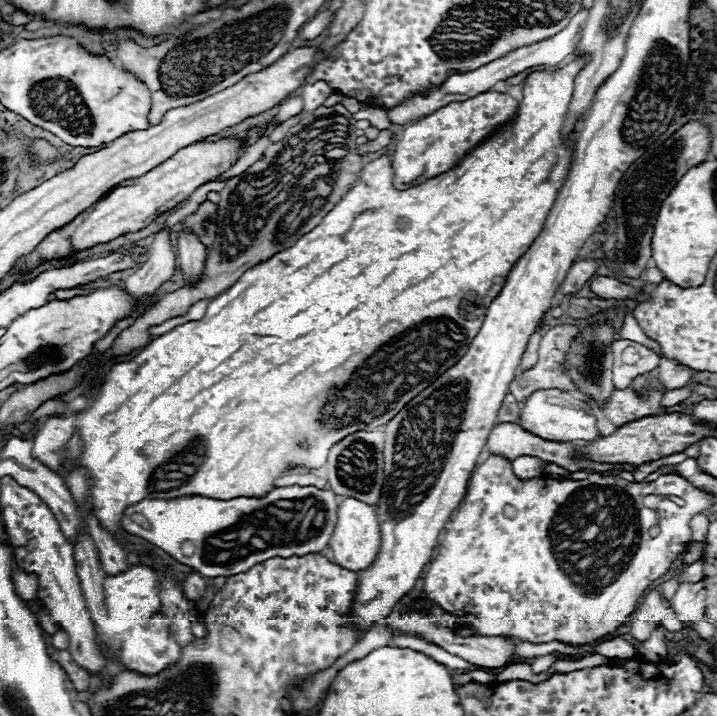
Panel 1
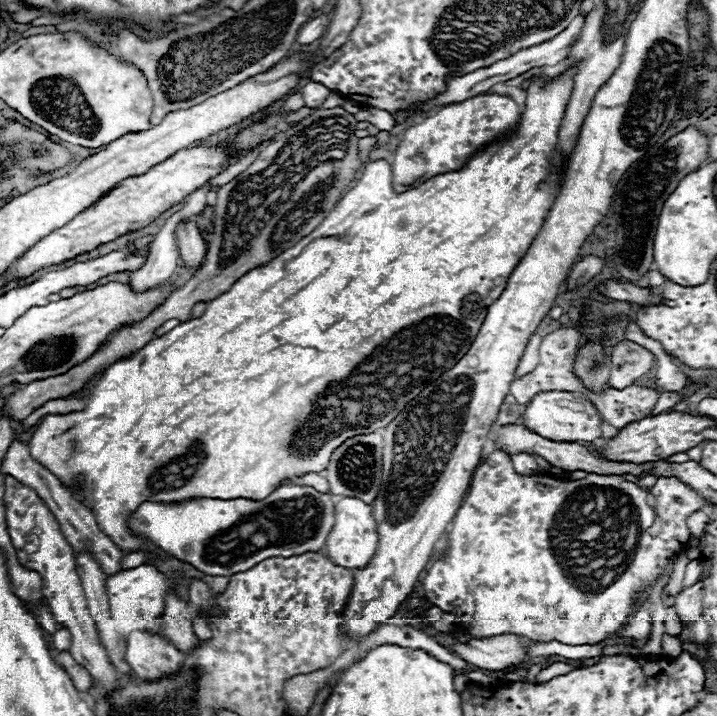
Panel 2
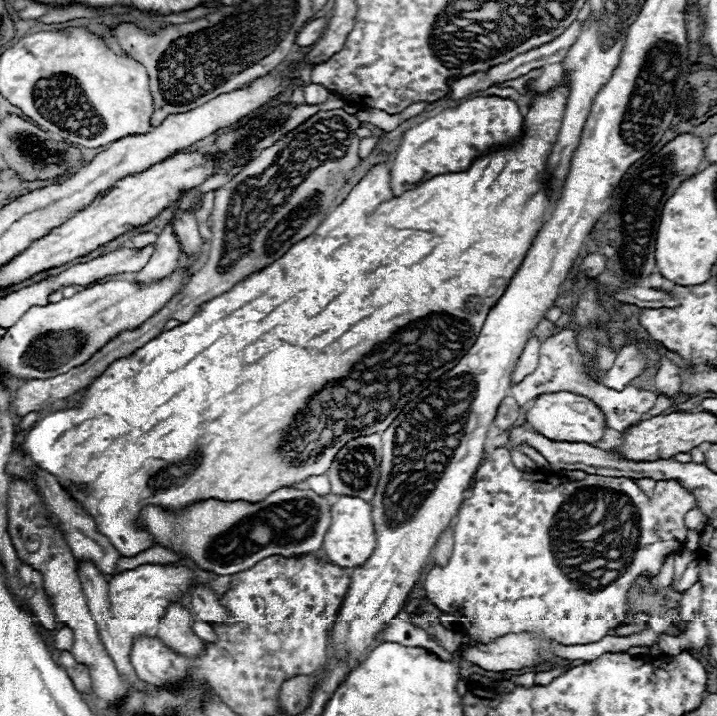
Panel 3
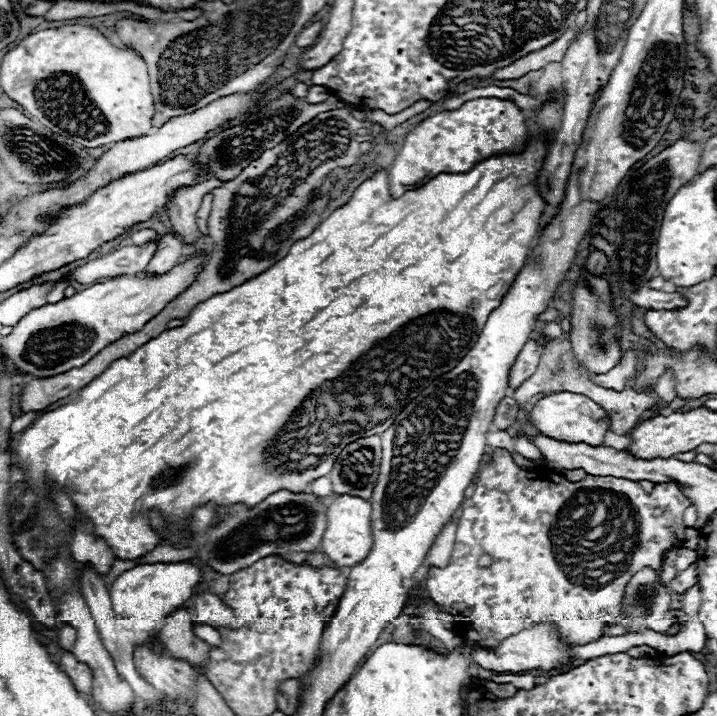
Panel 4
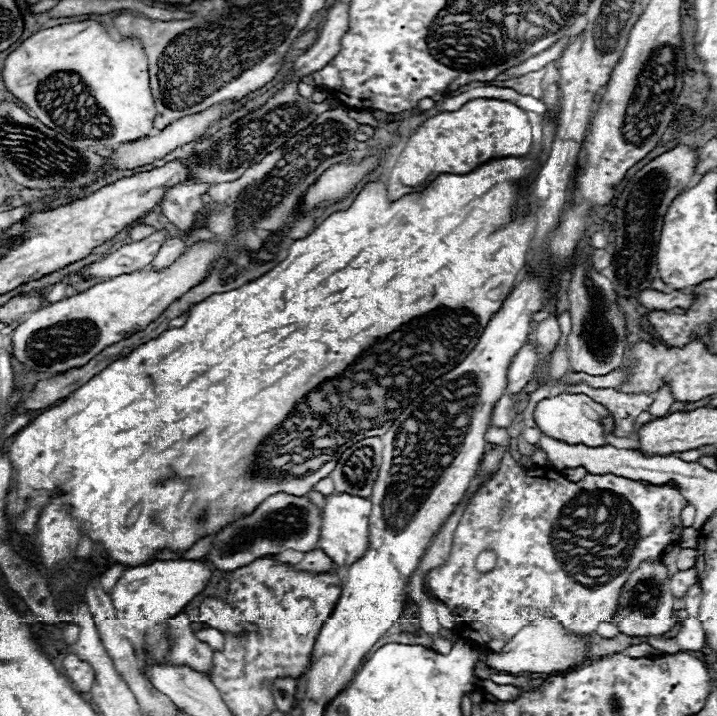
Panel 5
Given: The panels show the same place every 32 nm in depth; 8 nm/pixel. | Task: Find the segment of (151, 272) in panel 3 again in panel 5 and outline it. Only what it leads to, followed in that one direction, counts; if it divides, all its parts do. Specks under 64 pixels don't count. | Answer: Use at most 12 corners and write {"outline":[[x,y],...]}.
{"outline":[[184,238],[166,240],[158,256],[154,268],[166,268],[186,248]]}

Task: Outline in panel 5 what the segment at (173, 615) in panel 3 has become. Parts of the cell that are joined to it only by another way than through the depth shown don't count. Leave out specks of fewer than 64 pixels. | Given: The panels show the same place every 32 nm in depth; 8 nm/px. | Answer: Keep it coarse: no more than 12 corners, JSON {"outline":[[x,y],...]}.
{"outline":[[186,614],[170,620],[170,662],[210,678],[212,648]]}

